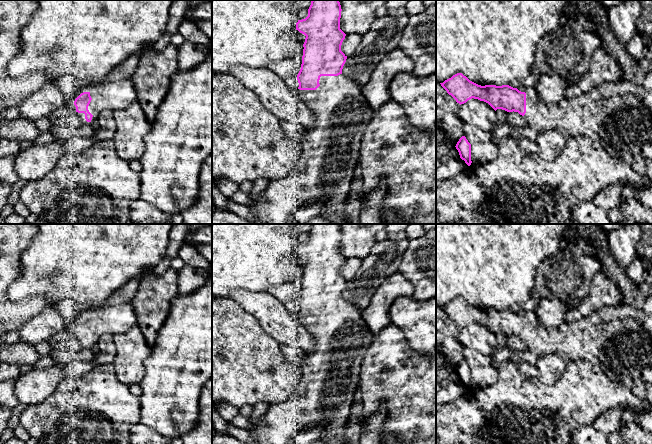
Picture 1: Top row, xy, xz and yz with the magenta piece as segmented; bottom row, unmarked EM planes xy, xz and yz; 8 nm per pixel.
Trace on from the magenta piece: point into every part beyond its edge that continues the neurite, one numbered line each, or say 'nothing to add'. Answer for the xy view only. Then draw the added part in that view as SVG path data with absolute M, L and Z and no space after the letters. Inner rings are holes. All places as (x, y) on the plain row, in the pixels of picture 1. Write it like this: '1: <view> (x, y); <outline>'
1: xy (117, 319); M124 303L105 308L82 310L74 321L68 326L68 330L76 337L84 348L90 349L97 344L103 334L125 333L137 324L137 317L132 303ZM83 316L89 316L92 322L88 334L93 339L92 344L87 346L84 337L78 337L74 329L75 323Z

